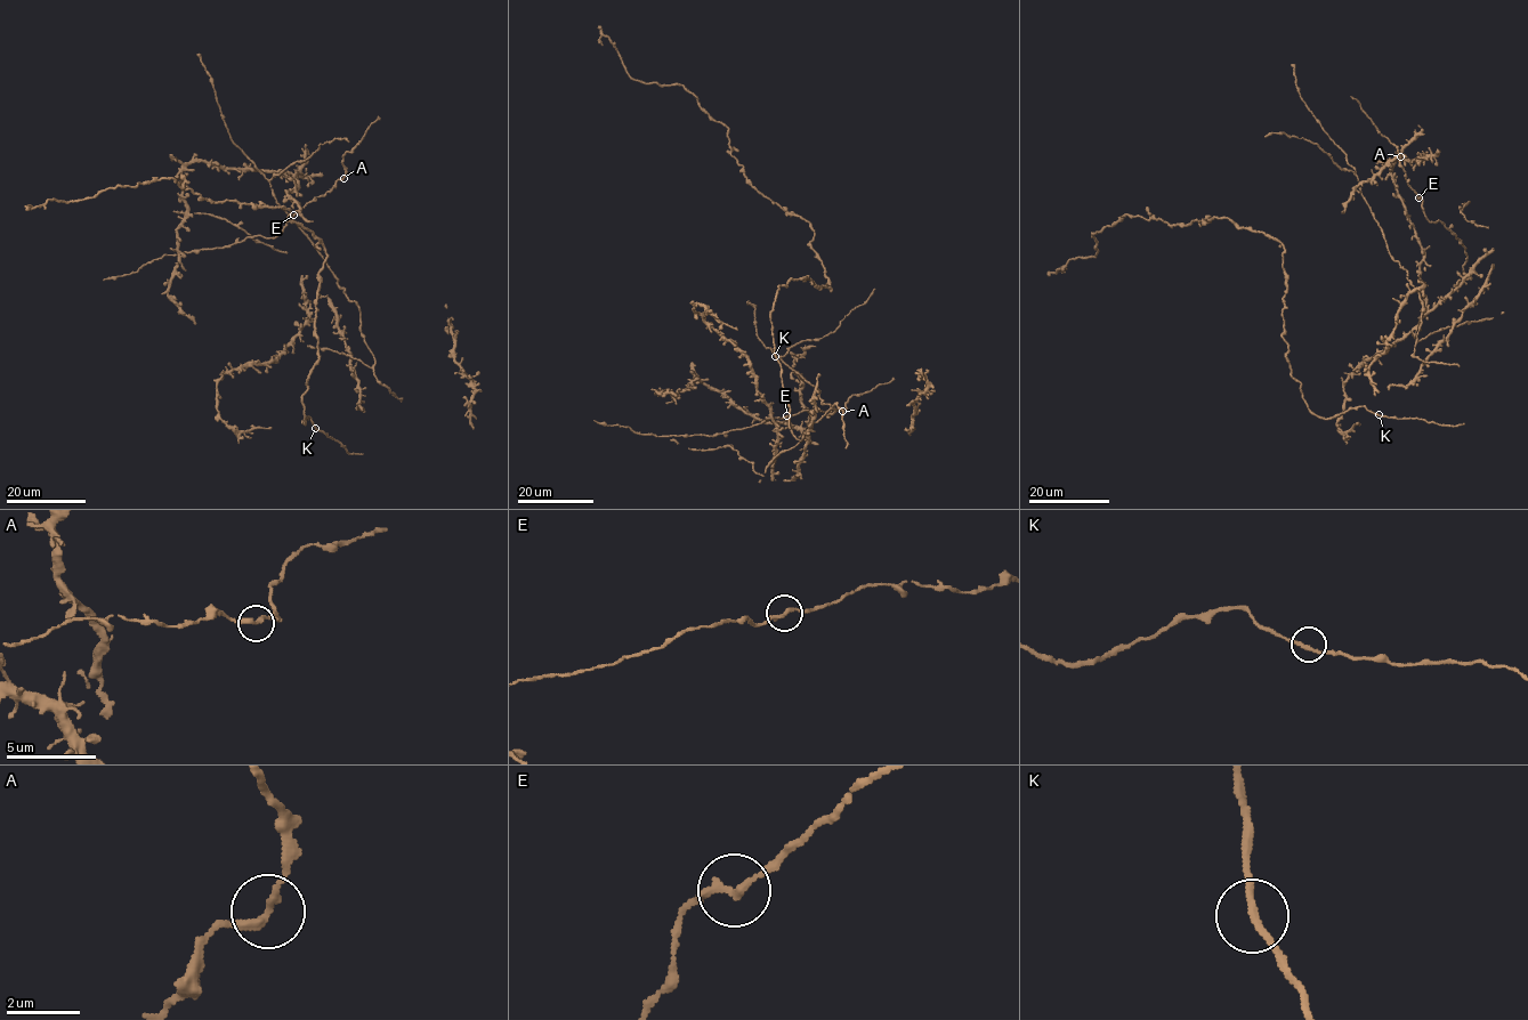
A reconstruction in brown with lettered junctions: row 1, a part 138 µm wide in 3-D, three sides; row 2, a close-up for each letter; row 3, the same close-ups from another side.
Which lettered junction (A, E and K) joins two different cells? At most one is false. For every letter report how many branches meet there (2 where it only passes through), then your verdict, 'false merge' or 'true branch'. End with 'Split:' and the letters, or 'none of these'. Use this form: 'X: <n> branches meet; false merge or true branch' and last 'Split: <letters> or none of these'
A: 2 branches meet; true branch
E: 2 branches meet; true branch
K: 2 branches meet; true branch
Split: none of these

